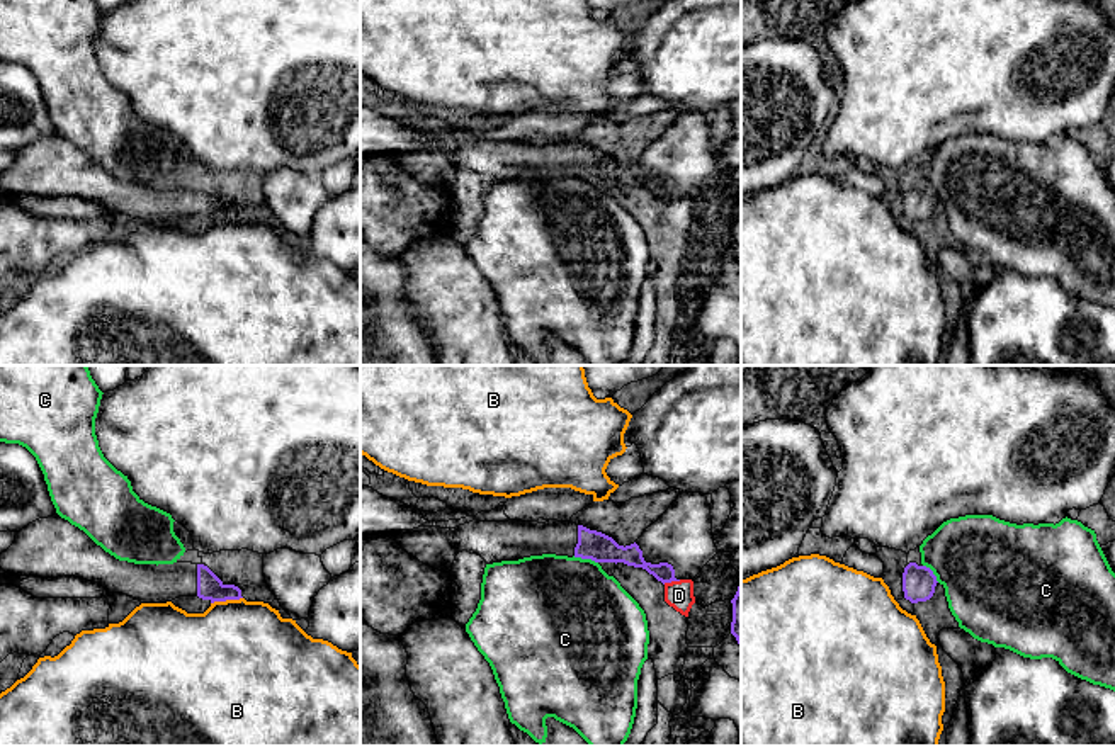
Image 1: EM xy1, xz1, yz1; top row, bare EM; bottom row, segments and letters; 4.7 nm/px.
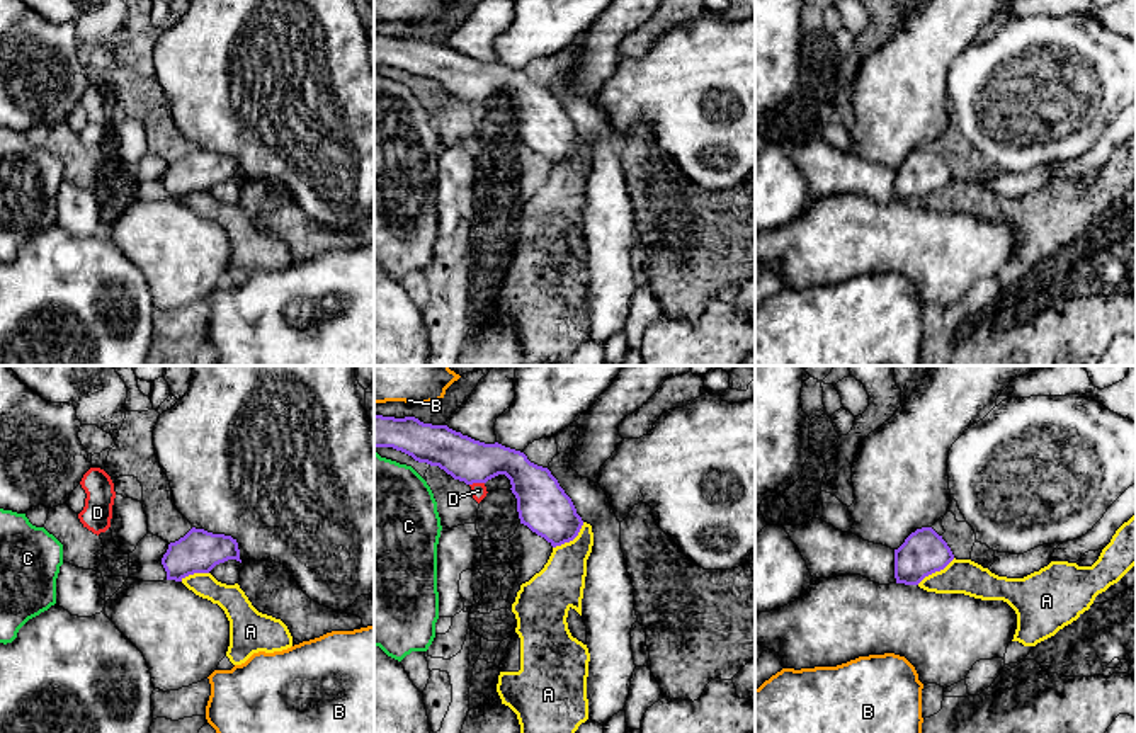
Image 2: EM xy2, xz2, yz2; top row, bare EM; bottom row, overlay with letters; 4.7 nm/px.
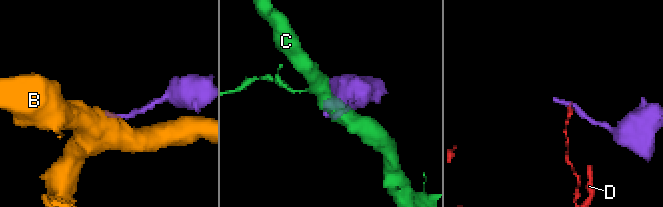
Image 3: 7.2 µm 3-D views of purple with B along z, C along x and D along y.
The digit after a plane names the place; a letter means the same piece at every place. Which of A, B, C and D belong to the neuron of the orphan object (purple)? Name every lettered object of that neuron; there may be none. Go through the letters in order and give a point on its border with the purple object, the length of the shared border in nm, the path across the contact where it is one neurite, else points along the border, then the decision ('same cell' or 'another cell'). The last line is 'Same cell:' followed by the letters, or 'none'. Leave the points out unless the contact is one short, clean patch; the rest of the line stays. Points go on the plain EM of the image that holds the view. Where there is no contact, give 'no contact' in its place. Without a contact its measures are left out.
A: xz2 (570, 159) | 200 nm | along xz2 (584, 142), (572, 159), (553, 167) | another cell
B: xy1 (226, 218) | 160 nm | along xy1 (242, 216), (211, 223) | another cell
C: xz1 (585, 177) | 120 nm | along xz1 (573, 175), (597, 182) | another cell
D: xz1 (672, 199) | 90 nm | along xz1 (680, 199), (663, 203) | another cell
Same cell: none

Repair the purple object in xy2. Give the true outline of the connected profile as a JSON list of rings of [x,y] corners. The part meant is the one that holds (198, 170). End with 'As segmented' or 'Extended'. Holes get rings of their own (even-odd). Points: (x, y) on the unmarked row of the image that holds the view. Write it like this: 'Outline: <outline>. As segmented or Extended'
Outline: [[[192,146],[184,156],[168,163],[162,184],[167,199],[182,201],[194,192],[209,192],[228,179],[241,182],[236,158]]]. As segmented

